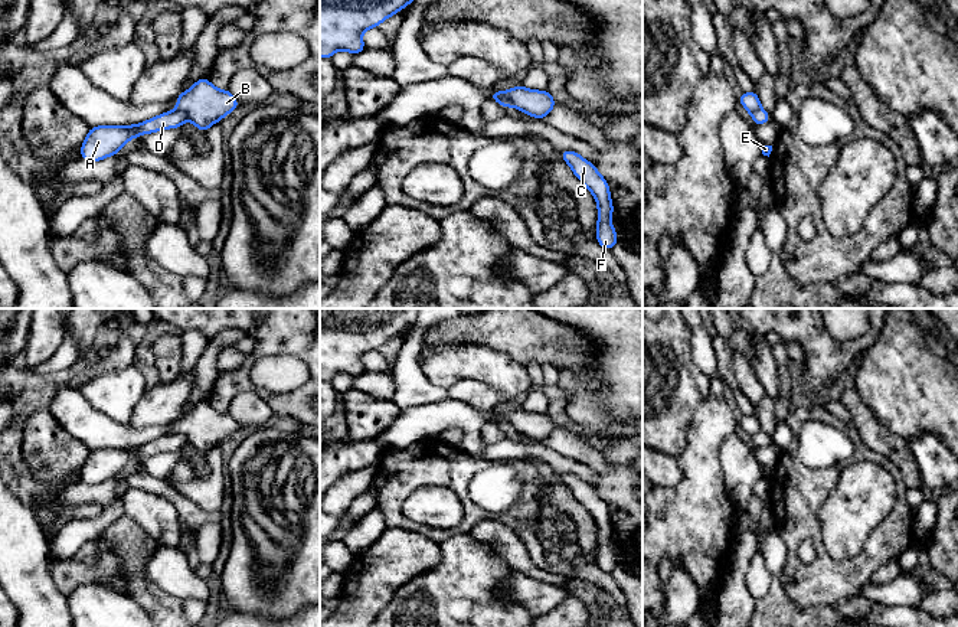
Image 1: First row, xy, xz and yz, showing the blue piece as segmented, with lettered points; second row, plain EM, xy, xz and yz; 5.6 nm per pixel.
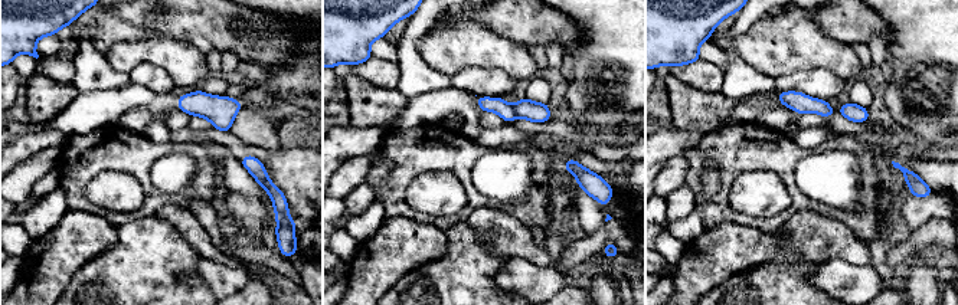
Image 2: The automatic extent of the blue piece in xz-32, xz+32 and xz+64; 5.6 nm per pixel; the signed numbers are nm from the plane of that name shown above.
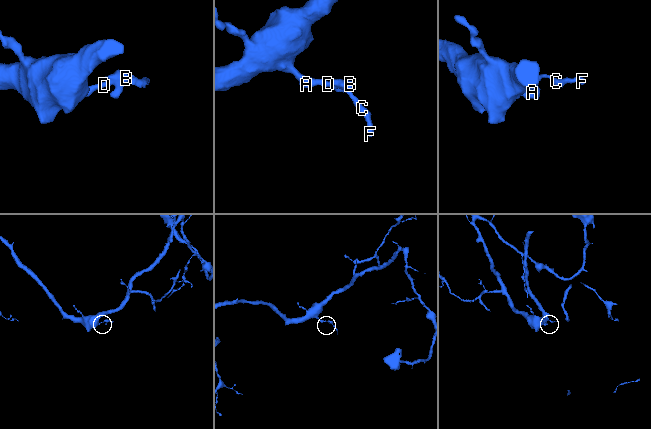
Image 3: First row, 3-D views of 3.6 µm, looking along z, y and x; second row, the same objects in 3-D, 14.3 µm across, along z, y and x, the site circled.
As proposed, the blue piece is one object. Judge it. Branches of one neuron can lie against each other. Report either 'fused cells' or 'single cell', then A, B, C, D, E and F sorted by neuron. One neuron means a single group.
fused cells; groups A D / B C E F

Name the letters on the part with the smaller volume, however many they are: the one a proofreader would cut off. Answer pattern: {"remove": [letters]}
{"remove": ["B", "C", "E", "F"]}

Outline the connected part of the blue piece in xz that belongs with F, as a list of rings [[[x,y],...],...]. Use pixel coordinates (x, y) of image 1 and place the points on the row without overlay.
[[[566,473],[559,476],[559,479],[570,489],[573,497],[594,517],[598,526],[596,565],[605,572],[612,572],[617,568],[618,561],[609,542],[614,536],[614,529],[608,504],[598,496],[592,486],[581,480],[576,474]]]

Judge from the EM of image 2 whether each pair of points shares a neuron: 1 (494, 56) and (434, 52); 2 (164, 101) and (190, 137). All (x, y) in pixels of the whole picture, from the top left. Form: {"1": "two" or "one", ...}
{"1": "one", "2": "two"}

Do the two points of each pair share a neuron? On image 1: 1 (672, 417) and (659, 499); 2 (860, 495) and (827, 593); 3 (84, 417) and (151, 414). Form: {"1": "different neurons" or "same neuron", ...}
{"1": "different neurons", "2": "different neurons", "3": "different neurons"}

